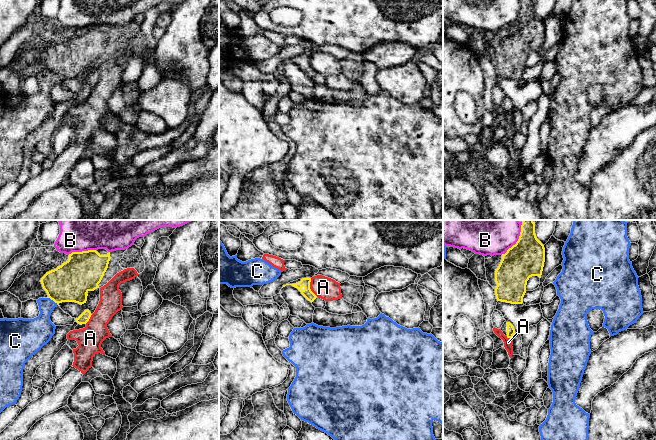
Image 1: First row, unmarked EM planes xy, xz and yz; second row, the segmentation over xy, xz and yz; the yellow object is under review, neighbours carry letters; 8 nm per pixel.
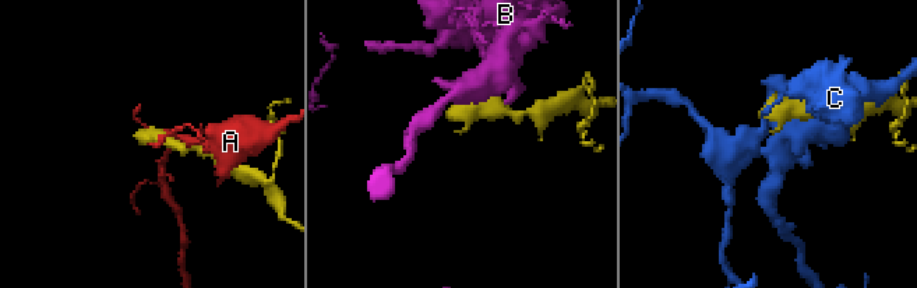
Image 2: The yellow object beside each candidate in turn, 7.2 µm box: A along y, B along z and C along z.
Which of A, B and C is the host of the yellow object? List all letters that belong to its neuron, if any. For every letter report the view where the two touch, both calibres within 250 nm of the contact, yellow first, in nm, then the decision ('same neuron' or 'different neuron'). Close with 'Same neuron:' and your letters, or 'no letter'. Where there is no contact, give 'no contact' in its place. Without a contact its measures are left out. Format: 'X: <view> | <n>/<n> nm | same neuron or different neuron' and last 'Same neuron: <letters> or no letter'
A: xz | 80/180 nm | different neuron
B: yz | 300/260 nm | different neuron
C: xy | 320/190 nm | different neuron
Same neuron: no letter

